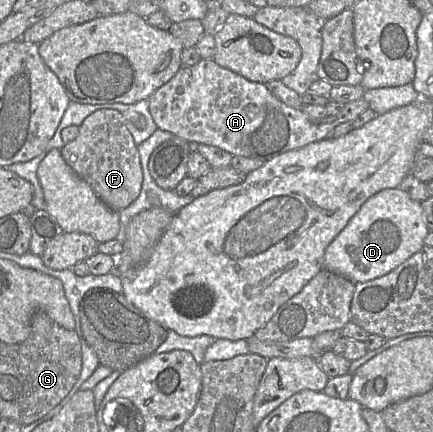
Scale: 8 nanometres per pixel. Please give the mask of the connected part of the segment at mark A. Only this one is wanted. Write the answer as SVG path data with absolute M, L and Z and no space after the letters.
M202 59L192 66L181 66L176 75L149 97L149 111L157 125L188 142L221 148L233 156L263 161L299 149L330 136L338 125L353 121L369 108L360 98L345 104L336 115L322 119L307 116L278 99L264 83L250 81L218 65L213 59Z

